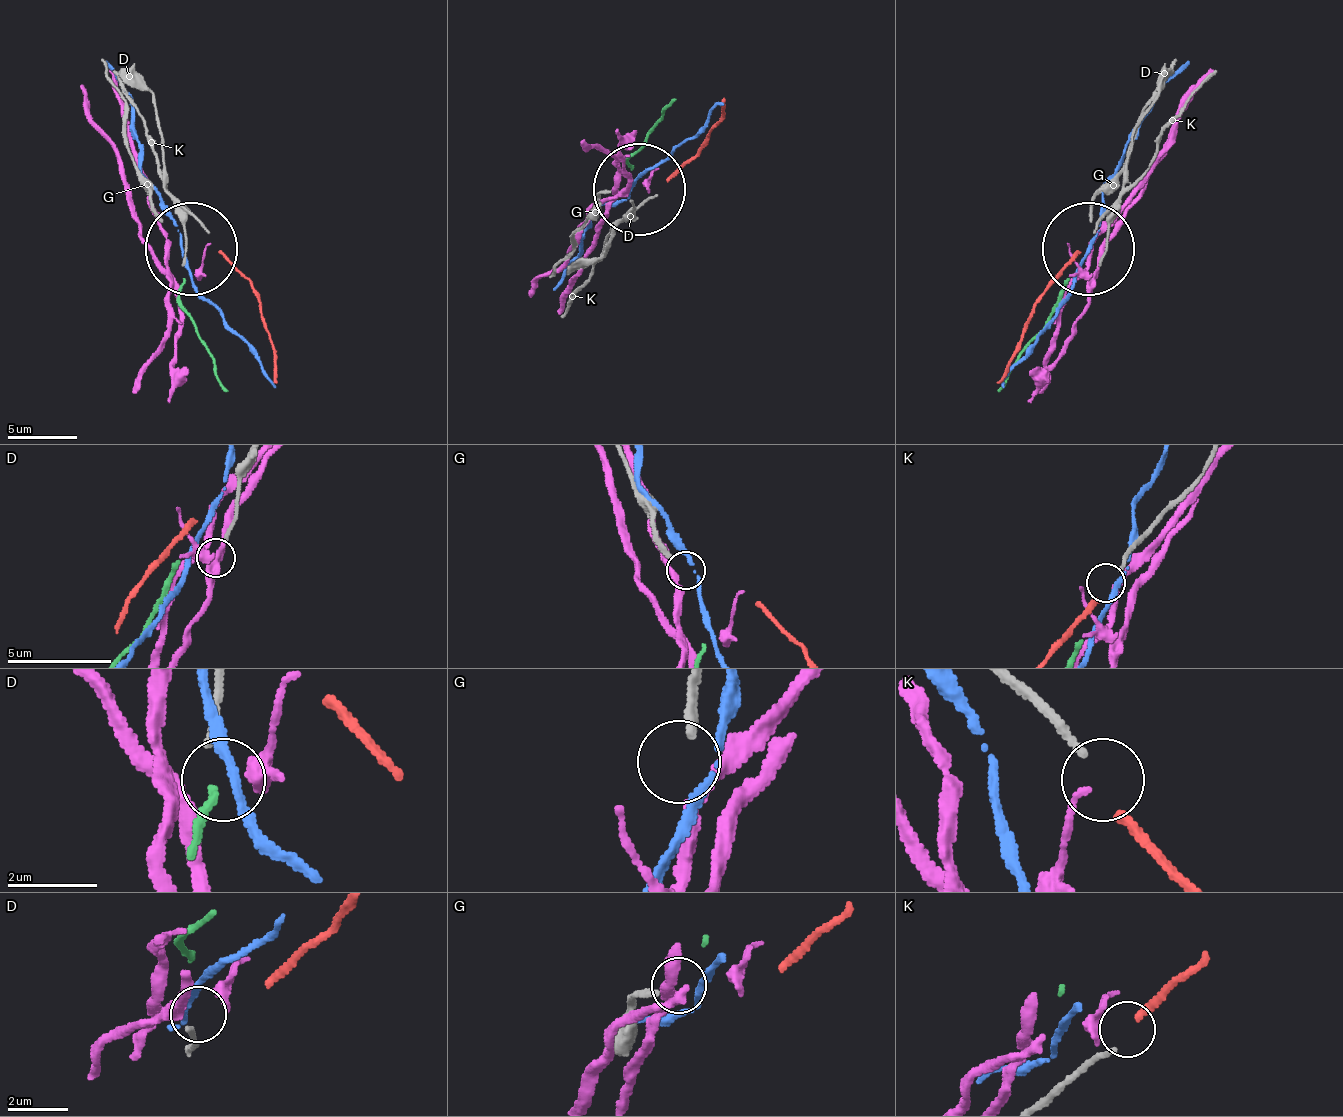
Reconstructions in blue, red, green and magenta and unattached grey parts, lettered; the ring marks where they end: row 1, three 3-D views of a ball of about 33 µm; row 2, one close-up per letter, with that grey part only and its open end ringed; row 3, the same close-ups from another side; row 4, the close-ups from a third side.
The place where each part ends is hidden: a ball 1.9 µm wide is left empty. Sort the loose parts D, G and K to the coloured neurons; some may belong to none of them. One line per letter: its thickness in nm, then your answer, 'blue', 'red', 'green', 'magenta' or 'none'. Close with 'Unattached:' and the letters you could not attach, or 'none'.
D: calibre 170 nm; magenta
G: calibre 240 nm; none
K: calibre 160 nm; red
Unattached: G

